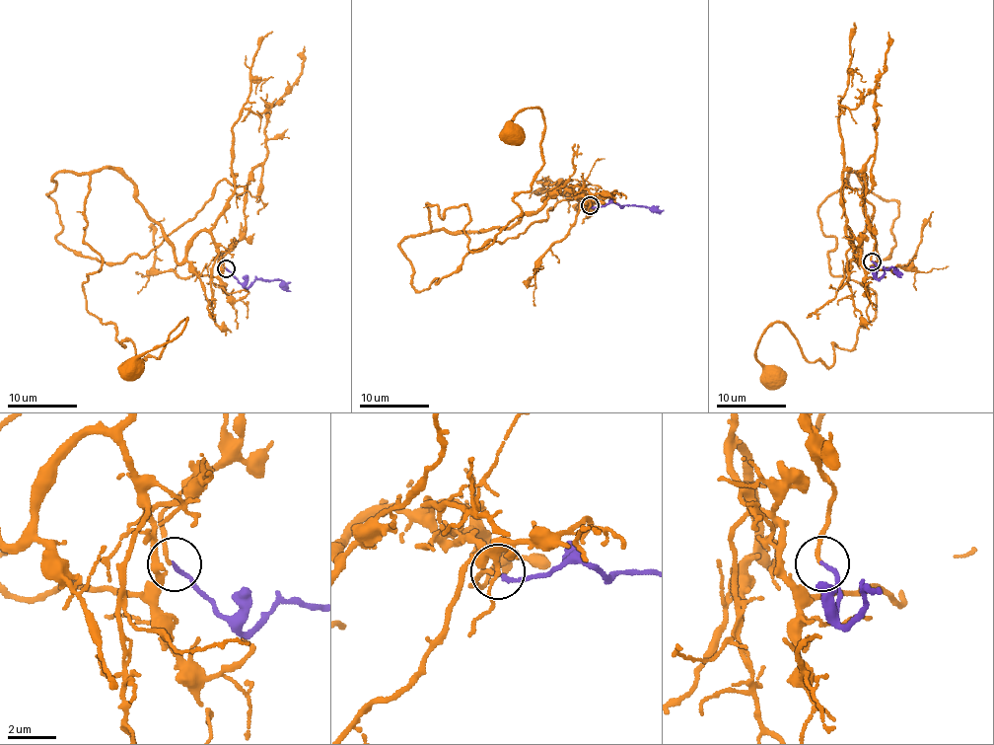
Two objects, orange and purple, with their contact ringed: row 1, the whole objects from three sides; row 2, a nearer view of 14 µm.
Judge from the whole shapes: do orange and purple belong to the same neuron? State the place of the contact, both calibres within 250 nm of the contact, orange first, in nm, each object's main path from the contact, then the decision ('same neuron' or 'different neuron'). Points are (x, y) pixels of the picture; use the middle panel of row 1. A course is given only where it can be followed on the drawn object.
place (590, 205); calibres 110 and 150 nm; course orange (590, 205), (431, 231), (466, 205), (482, 251), (521, 212), (538, 108), (508, 133); course purple (590, 205), (603, 206), (615, 203), (620, 207), (663, 209); same neuron

